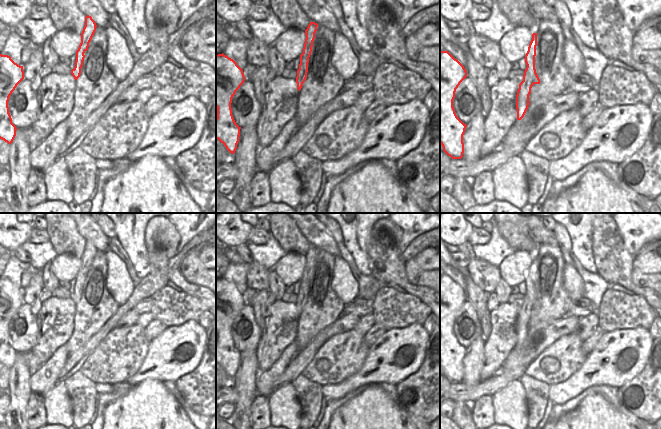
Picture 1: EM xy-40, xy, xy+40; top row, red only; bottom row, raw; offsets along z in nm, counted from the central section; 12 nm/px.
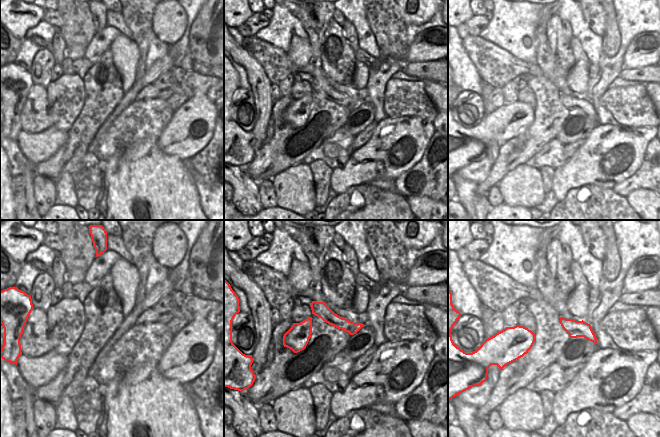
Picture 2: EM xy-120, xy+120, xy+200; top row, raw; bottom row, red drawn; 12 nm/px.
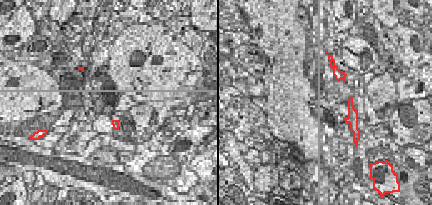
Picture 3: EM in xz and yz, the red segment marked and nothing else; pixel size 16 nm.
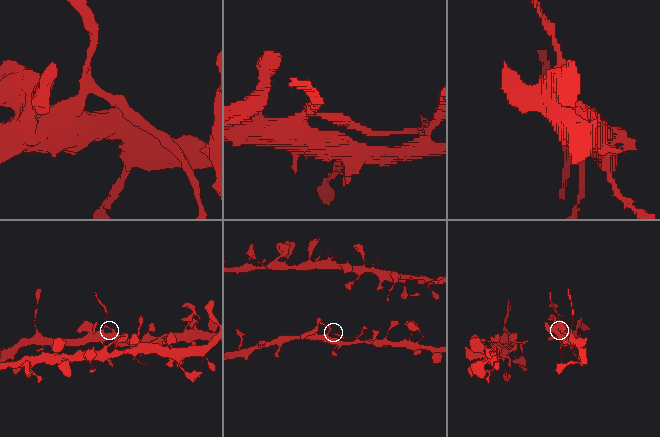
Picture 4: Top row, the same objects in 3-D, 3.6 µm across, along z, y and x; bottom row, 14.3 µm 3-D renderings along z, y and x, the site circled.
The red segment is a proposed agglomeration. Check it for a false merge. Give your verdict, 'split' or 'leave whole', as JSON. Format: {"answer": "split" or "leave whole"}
{"answer": "leave whole"}

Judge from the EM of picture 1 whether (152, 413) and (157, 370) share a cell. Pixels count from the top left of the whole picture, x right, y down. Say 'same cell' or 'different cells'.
different cells

